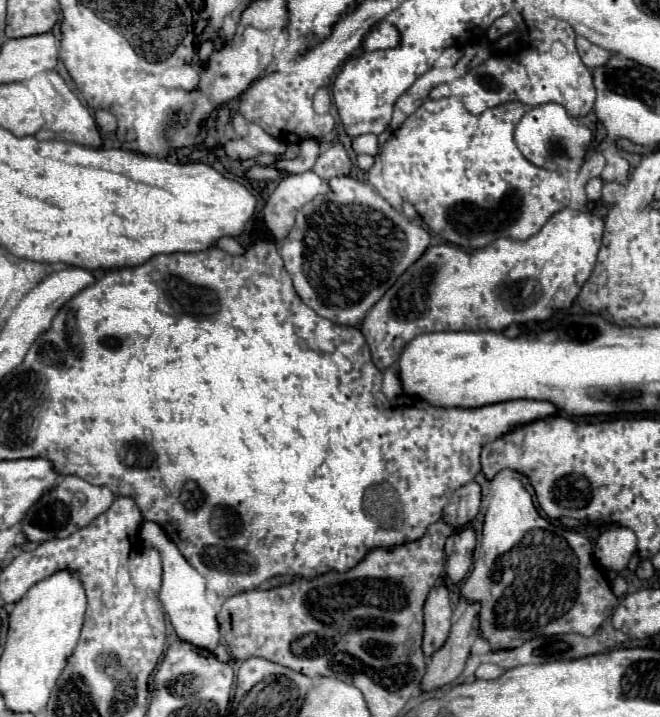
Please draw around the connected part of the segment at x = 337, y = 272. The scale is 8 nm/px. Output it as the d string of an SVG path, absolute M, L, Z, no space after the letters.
M338 176L326 182L330 192L316 196L298 210L296 224L284 238L280 254L284 258L284 268L292 276L296 294L306 306L336 324L358 326L366 312L384 296L384 292L426 252L432 244L432 236L426 228L418 226L388 204L372 186L352 176Z

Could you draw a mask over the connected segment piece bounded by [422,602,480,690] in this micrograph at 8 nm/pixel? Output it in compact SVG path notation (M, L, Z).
M472 602L462 618L452 626L448 642L432 654L422 678L422 690L436 690L454 682L464 670L466 658L470 656L470 646L478 632L478 612L480 602Z

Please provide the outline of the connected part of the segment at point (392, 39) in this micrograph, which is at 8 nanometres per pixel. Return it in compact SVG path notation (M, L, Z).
M382 20L380 24L376 24L368 36L364 38L364 48L366 50L380 50L380 48L392 48L396 46L400 40L400 32L396 30L396 26L392 26L390 22Z

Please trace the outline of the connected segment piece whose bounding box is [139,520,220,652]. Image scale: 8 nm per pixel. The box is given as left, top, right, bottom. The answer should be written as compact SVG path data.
M144 520L139 528L139 536L144 547L152 546L162 554L164 576L162 576L162 588L158 596L178 638L212 652L220 644L220 626L216 620L216 610L212 608L212 604L206 602L206 578L180 554L176 544L166 538L166 534L156 522Z

